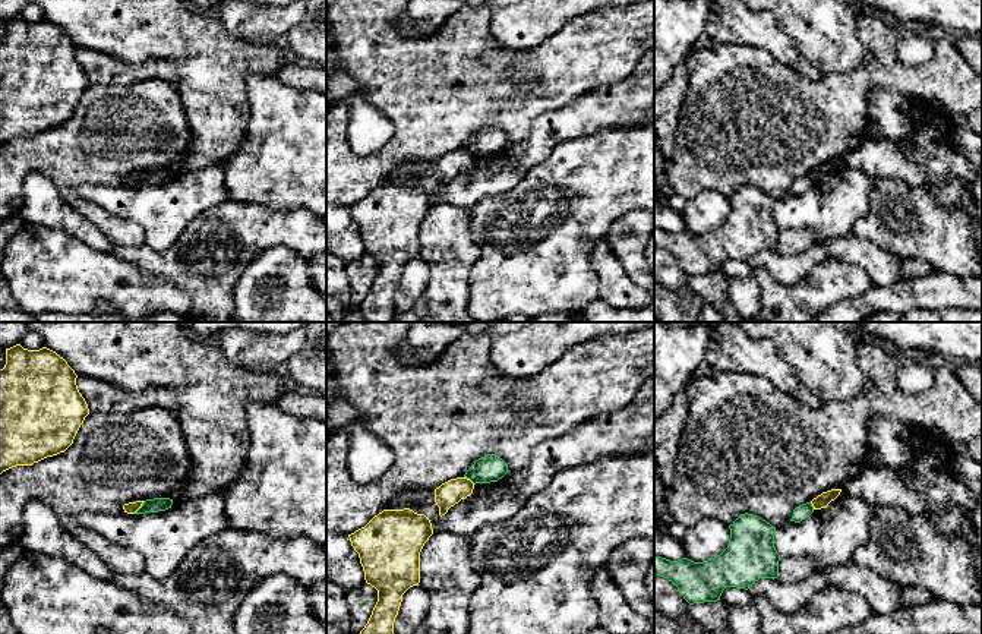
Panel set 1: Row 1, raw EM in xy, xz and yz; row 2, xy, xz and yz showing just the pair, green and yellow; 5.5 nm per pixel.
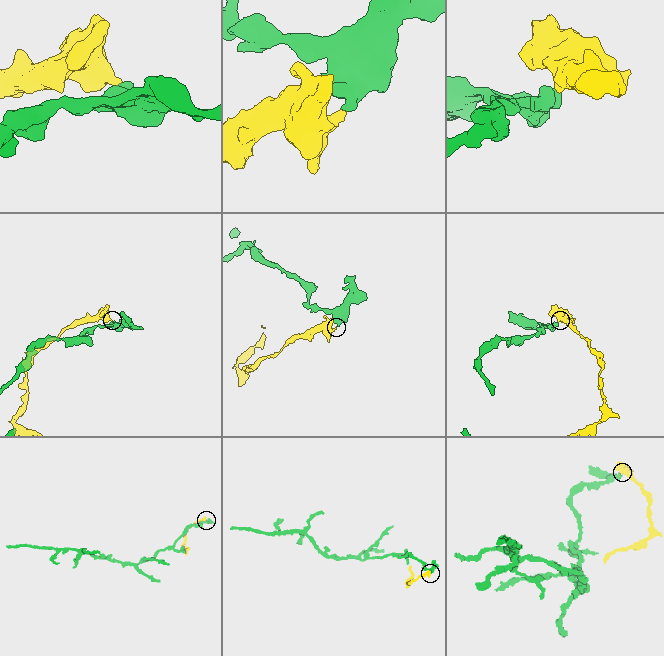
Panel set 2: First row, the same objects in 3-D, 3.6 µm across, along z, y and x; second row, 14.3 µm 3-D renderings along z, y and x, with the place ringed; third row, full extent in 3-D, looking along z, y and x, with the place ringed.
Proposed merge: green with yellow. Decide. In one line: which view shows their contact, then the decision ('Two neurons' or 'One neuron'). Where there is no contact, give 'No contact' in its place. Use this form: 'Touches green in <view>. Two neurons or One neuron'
Touches green in xy. Two neurons

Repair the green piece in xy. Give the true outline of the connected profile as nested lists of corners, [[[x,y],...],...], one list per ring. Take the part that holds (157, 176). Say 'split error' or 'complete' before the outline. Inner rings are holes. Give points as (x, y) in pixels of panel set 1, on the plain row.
complete; [[[154,170],[143,173],[142,179],[135,186],[145,186],[145,184],[158,184],[171,180],[173,171],[170,170]]]

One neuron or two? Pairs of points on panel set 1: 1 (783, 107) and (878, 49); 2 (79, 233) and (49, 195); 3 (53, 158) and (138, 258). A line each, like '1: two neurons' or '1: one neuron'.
1: one neuron
2: one neuron
3: two neurons

